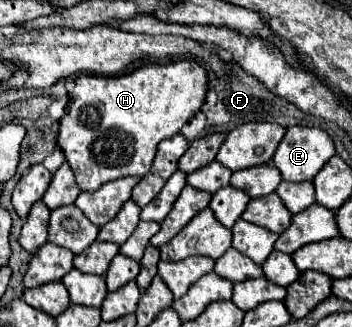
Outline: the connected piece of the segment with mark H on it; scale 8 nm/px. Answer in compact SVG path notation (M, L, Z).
M178 59L172 63L146 63L132 73L118 77L102 75L80 75L76 87L70 93L70 103L64 117L60 119L60 137L58 147L70 163L76 183L82 191L96 191L108 181L122 179L128 175L144 177L150 171L152 159L156 155L156 145L162 139L168 139L200 111L208 93L208 73L194 59Z

